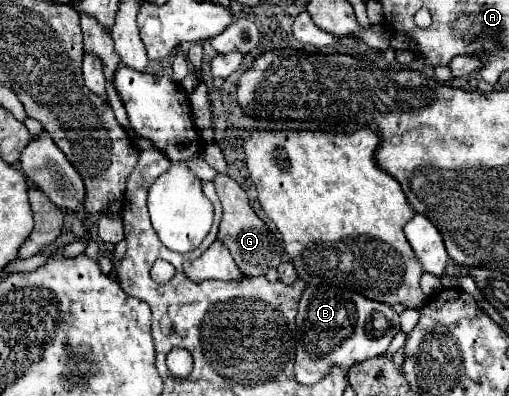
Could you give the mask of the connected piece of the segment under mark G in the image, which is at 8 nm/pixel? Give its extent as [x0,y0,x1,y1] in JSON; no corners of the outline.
[213,173,283,277]

